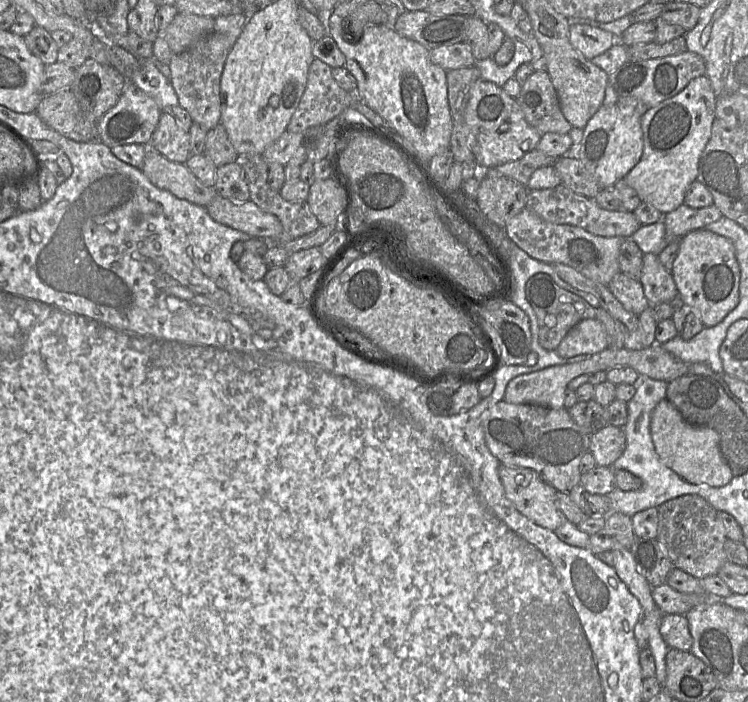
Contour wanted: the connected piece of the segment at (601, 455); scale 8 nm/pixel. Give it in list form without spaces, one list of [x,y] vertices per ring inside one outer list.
[[[607,424],[590,436],[589,451],[599,467],[612,467],[625,447],[626,437],[622,427]]]

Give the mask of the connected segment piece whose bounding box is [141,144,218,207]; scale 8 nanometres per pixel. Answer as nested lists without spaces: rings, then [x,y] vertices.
[[[150,144],[145,145],[141,171],[158,188],[201,207],[206,207],[218,194],[214,187],[205,186],[186,165],[168,160]]]

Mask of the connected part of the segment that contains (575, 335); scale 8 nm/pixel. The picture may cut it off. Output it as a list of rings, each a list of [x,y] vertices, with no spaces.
[[[583,319],[574,325],[556,348],[563,358],[593,355],[608,347],[605,326],[597,319]]]

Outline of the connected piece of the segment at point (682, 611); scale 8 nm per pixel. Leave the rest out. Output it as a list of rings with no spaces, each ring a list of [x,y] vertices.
[[[662,584],[652,587],[652,598],[663,614],[686,615],[688,611],[699,605],[711,605],[722,603],[726,597],[720,597],[707,592],[681,593],[672,589],[669,585]]]

